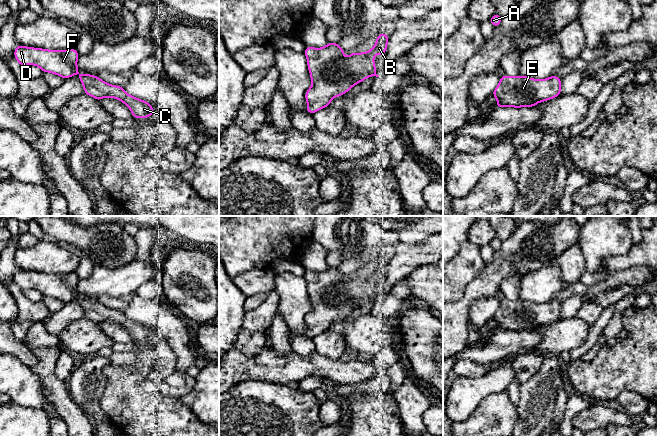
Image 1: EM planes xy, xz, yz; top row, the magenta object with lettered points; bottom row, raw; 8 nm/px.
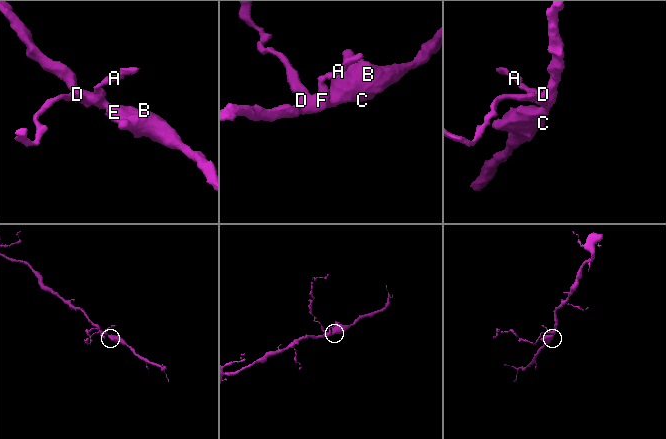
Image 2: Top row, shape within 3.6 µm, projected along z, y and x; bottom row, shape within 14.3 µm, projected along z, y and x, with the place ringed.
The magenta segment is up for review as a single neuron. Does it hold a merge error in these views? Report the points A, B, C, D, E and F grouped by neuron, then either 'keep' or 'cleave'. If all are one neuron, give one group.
groups A B C D E F; keep

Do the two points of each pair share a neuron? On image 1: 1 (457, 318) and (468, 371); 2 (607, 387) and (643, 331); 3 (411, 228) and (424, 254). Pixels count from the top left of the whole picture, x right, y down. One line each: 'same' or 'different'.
1: different
2: same
3: different

